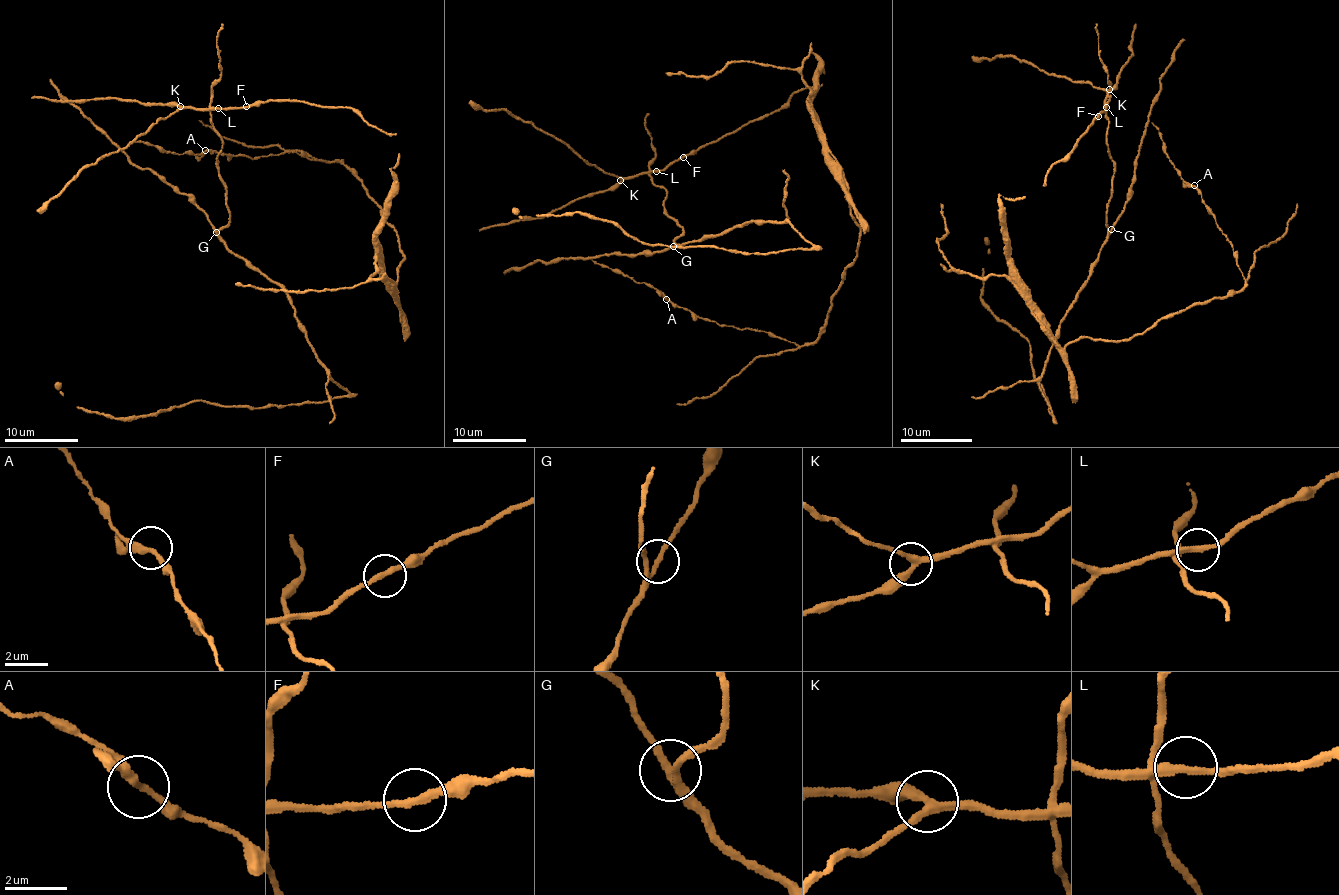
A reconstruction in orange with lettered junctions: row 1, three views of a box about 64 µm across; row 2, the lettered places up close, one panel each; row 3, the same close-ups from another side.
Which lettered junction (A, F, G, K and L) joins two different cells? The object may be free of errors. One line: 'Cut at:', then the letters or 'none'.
Cut at: none

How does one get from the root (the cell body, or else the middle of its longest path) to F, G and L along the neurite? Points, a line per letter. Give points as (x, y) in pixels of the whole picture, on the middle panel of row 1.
F: (613, 272), (578, 259), (649, 256), (683, 232), (664, 208), (666, 189), (650, 175), (683, 157)
G: (613, 272), (588, 256), (578, 259), (615, 253), (649, 256), (674, 246)
L: (613, 272), (578, 259), (649, 256), (683, 232), (664, 208), (666, 189), (650, 176), (656, 171)

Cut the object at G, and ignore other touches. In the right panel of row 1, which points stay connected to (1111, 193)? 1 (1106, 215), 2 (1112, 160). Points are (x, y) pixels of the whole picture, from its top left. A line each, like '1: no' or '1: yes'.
1: yes
2: yes

